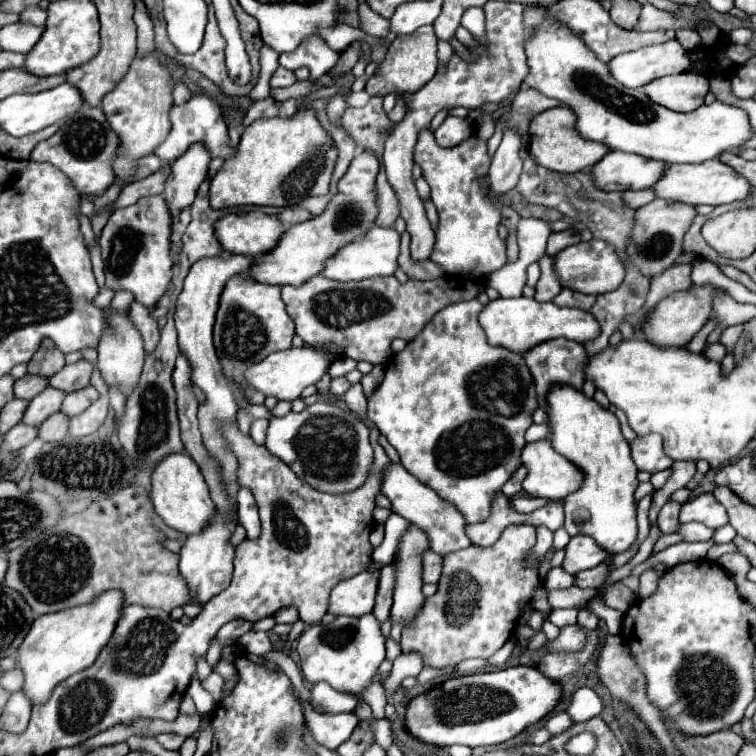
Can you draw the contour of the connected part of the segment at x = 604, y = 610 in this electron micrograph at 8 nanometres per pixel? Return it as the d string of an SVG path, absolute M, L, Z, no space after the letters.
M595 598L591 600L589 604L585 604L583 608L589 608L591 612L595 612L607 626L609 626L609 634L619 634L621 630L621 620L623 620L623 614L619 610L613 610L609 606L605 606L601 602L601 598Z

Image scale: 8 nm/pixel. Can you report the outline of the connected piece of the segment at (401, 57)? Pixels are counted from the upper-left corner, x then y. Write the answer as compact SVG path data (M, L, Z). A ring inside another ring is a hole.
M421 26L417 32L409 36L397 36L385 60L379 64L377 72L367 82L367 92L371 96L385 96L385 94L401 94L401 92L417 92L421 86L425 86L435 76L435 64L437 64L437 42L433 26Z

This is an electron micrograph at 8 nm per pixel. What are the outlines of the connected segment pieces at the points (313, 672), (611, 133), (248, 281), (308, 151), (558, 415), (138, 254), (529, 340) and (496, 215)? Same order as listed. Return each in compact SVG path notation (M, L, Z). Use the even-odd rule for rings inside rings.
M365 614L361 618L337 616L331 624L305 628L299 638L297 652L301 656L303 678L309 684L327 682L339 692L361 696L361 692L373 682L373 676L385 658L385 638L373 614Z
M537 4L525 6L523 22L527 28L533 30L525 42L525 54L527 54L527 66L529 66L525 86L535 88L549 98L557 98L565 106L573 108L577 114L577 130L585 140L603 142L611 150L633 152L633 154L641 154L645 158L663 160L667 164L675 164L675 162L699 164L705 160L713 160L723 152L741 150L745 146L745 142L755 134L755 130L749 124L747 112L739 106L731 106L731 104L725 104L721 100L715 100L713 104L705 104L705 106L697 108L695 112L681 114L681 112L673 112L665 106L651 102L643 88L631 90L631 88L621 86L609 74L609 66L605 62L599 62L599 58L585 46L585 42L581 42L581 38L577 38L577 34L573 34L563 22L557 22L557 20L547 16L545 6L537 6Z
M237 274L235 278L229 278L219 298L213 340L217 356L223 364L223 374L227 376L229 382L239 382L245 388L247 396L251 398L251 404L263 404L265 396L257 390L251 390L251 386L243 384L245 368L249 368L253 362L259 362L261 358L269 356L275 350L287 350L291 346L293 336L295 336L295 326L285 312L279 286L261 284L249 274Z
M301 110L293 118L261 118L245 128L237 154L223 162L209 186L209 202L213 210L233 206L293 206L309 196L329 192L329 180L337 160L337 148L321 128L313 110Z
M551 386L549 394L549 428L553 448L571 458L585 472L585 482L579 490L569 494L565 504L567 534L591 536L609 554L625 552L637 540L635 520L635 488L637 488L637 466L631 458L629 442L623 438L619 420L613 412L599 406L593 398L587 398L583 390L573 386Z
M159 196L141 198L133 206L115 210L99 236L107 286L111 290L131 290L137 302L145 306L155 306L167 292L173 278L169 234L171 214Z
M497 298L491 300L479 314L479 324L487 334L487 342L491 346L501 346L513 350L517 354L529 352L533 346L553 340L553 338L567 338L575 342L589 342L599 334L597 320L583 310L575 308L559 308L553 302L539 304L535 298Z
M425 128L419 132L413 160L417 166L421 166L423 178L431 186L431 200L441 218L435 230L437 242L431 260L453 276L469 276L477 264L479 276L491 274L505 266L505 242L499 240L497 230L501 222L503 198L499 194L493 194L493 190L483 186L481 182L487 176L491 164L491 156L487 154L487 142L483 142L477 132L473 132L473 138L469 138L469 142L461 142L461 146L445 150L437 146L433 130Z

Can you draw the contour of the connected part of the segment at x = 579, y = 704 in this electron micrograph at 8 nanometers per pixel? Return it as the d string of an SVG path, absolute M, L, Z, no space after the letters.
M579 688L573 694L573 700L567 708L567 714L573 718L573 722L587 722L587 720L599 716L601 708L603 708L603 704L591 688Z

